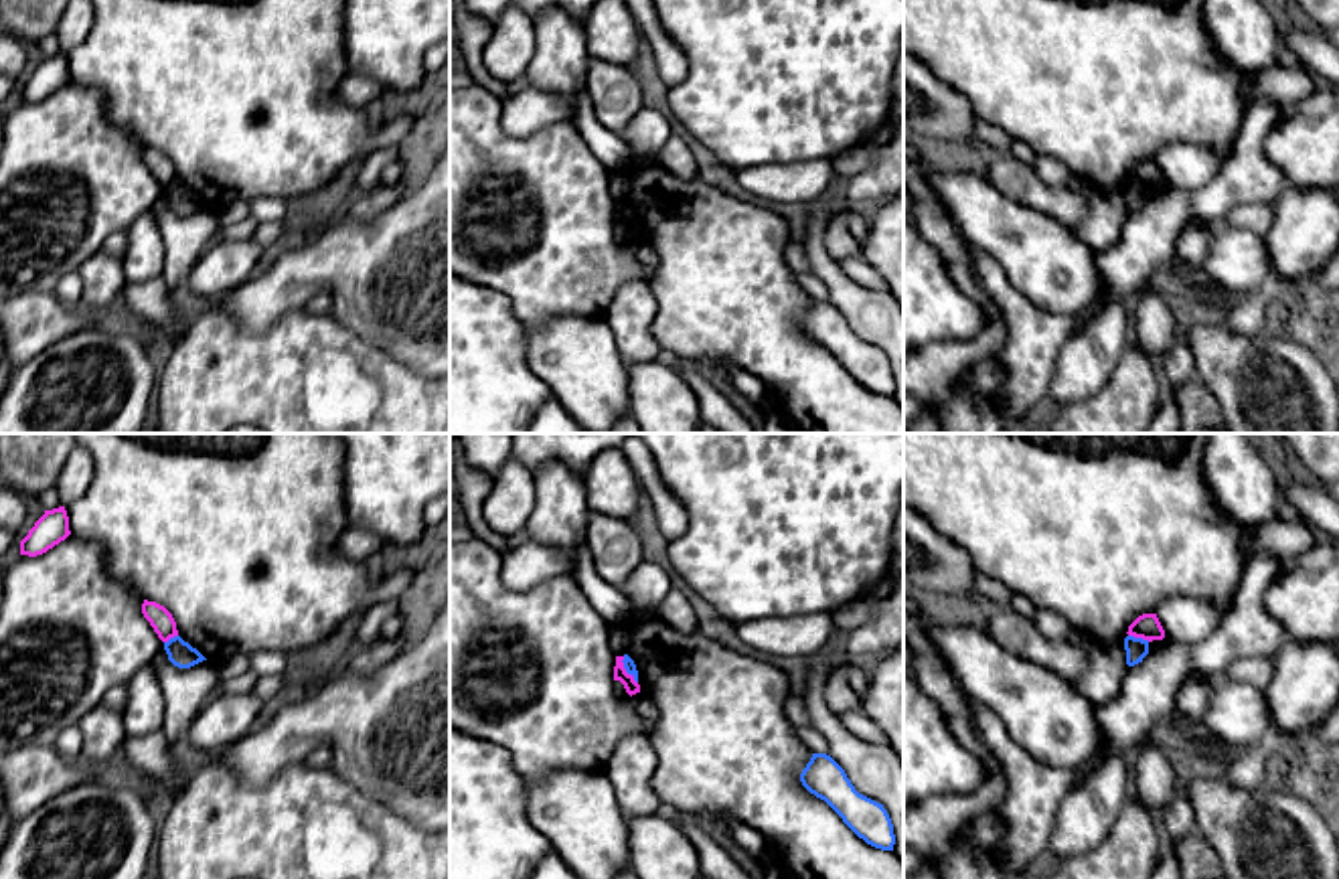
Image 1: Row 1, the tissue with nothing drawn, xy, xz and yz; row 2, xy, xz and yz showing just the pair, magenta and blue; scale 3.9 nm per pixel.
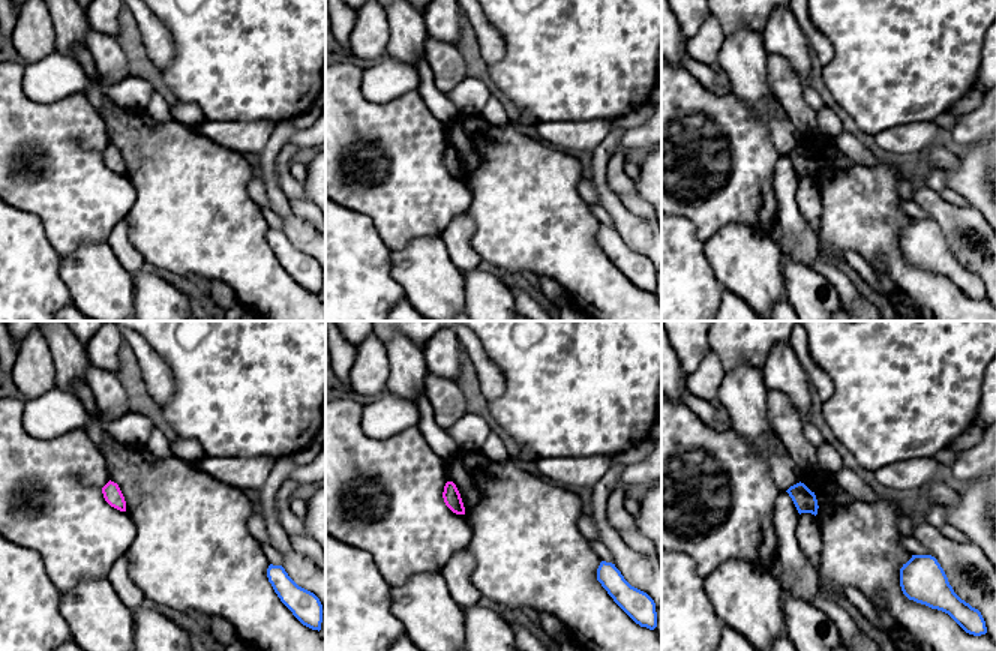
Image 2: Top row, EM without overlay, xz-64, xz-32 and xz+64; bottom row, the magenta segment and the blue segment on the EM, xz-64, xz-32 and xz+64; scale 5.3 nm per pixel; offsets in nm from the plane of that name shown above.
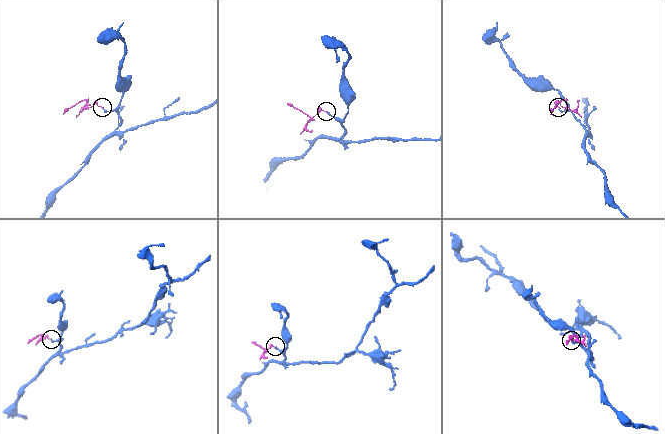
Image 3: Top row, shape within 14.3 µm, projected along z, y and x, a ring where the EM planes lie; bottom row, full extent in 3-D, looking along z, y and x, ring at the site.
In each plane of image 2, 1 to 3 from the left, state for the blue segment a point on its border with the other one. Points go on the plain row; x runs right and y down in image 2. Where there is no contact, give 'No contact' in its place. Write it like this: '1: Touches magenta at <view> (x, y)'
1: No contact
2: No contact
3: No contact

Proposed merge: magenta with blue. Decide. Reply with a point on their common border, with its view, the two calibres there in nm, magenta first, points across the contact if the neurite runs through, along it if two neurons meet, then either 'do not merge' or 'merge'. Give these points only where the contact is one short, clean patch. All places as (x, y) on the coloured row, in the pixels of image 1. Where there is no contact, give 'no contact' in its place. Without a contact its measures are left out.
yz (1139, 636) | 110/90 nm | along yz (1129, 634), (1149, 641) | do not merge

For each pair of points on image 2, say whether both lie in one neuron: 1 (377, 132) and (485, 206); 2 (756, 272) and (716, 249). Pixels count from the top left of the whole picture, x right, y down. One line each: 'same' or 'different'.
1: different
2: same

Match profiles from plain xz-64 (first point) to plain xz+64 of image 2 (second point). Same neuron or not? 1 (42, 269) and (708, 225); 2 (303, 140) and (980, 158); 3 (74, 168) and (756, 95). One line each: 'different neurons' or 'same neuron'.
1: different neurons
2: different neurons
3: different neurons

